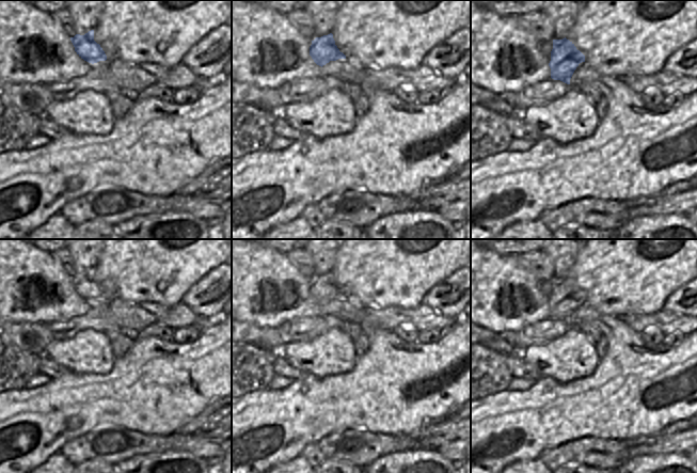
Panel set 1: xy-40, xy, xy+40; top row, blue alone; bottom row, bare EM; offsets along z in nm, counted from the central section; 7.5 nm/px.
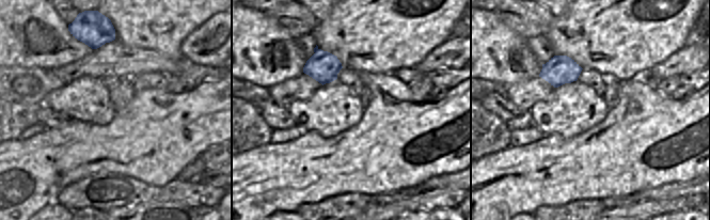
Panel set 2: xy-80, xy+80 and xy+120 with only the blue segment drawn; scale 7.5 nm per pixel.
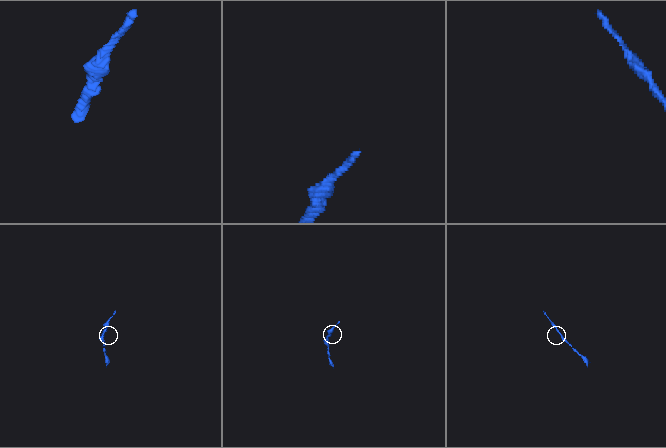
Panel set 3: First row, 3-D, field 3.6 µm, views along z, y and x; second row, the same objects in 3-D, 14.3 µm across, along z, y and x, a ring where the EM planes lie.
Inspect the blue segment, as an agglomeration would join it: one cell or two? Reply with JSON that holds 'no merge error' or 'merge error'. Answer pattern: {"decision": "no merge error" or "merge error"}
{"decision": "no merge error"}

